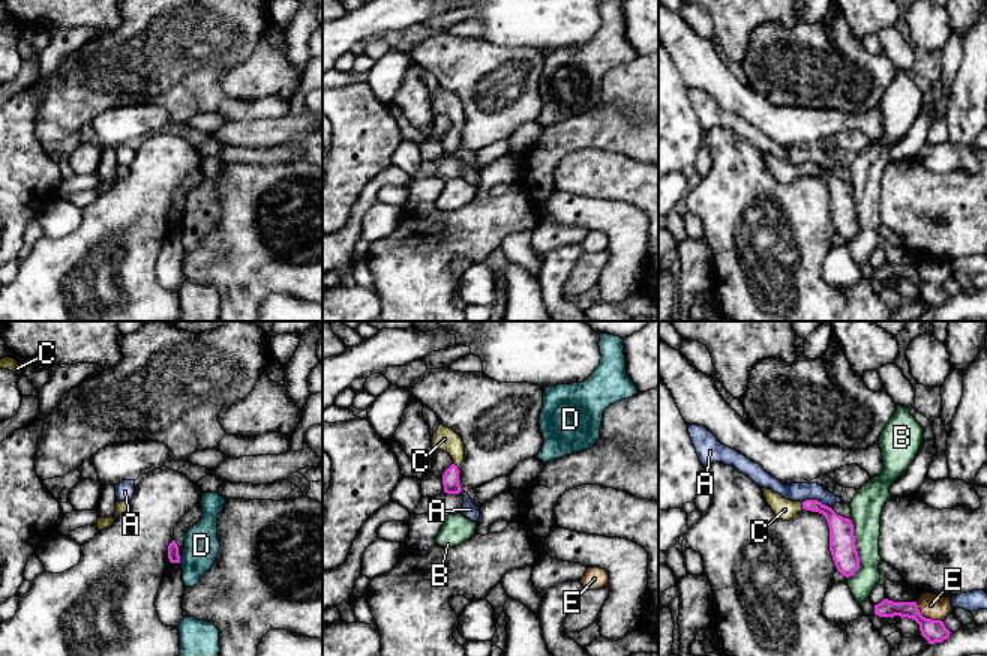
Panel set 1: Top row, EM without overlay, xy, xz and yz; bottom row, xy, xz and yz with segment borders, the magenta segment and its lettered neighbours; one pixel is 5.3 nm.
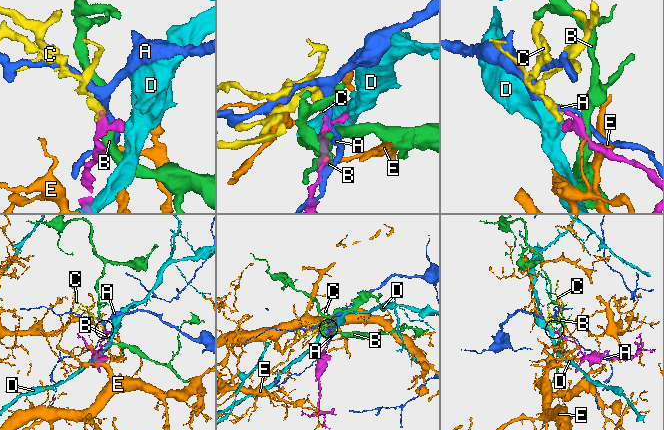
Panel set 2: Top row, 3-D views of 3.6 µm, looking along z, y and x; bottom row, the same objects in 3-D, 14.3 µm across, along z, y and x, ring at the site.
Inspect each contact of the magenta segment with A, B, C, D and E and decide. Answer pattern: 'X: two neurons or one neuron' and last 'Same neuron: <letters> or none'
A: two neurons
B: two neurons
C: one neuron
D: two neurons
E: two neurons
Same neuron: C

